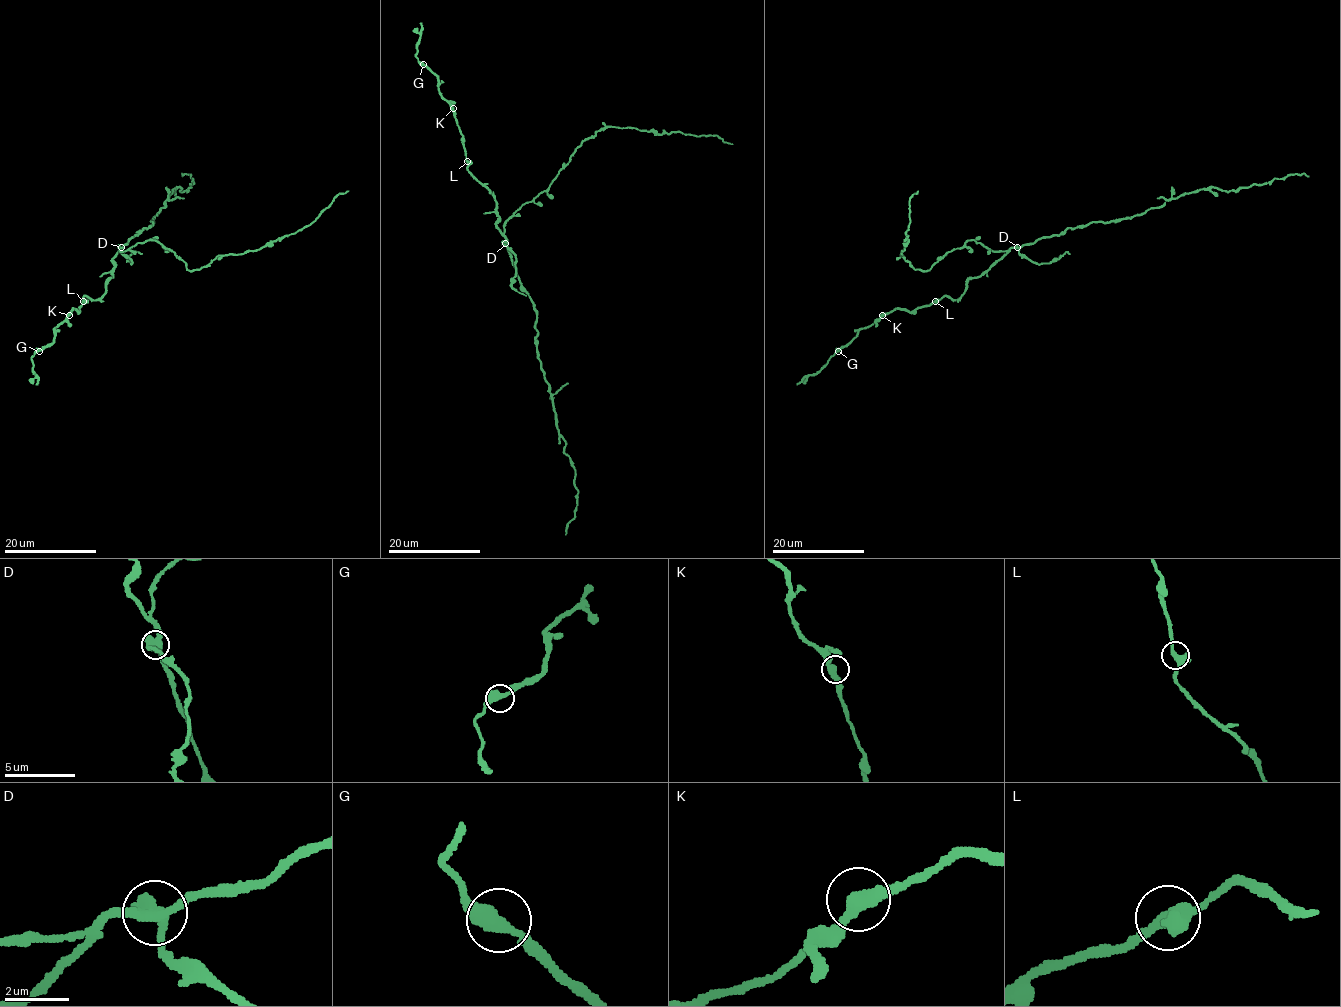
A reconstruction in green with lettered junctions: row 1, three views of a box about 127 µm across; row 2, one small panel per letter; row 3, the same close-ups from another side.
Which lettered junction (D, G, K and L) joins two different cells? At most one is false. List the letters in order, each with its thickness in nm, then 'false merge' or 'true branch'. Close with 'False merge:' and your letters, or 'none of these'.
D: 360 nm | false merge
G: 440 nm | true branch
K: 420 nm | true branch
L: 360 nm | true branch
False merge: D

